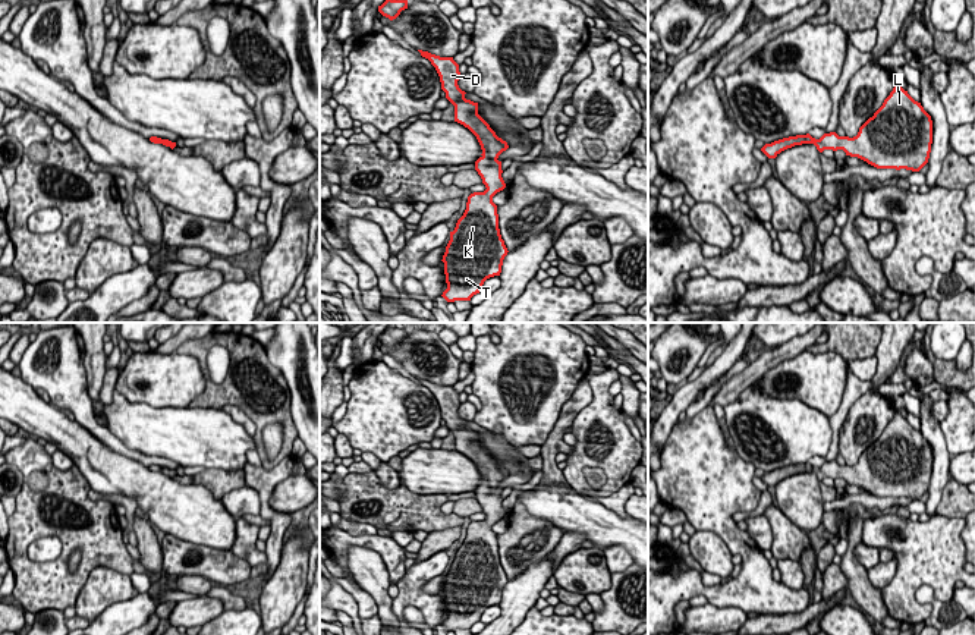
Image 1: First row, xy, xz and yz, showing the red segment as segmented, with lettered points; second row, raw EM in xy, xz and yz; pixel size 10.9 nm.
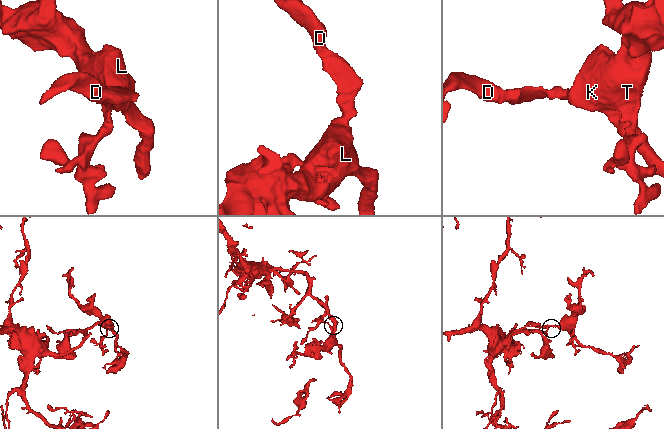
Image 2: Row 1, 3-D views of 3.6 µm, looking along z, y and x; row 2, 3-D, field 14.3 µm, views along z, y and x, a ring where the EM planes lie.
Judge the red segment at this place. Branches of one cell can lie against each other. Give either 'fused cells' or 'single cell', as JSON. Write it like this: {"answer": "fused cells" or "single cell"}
{"answer": "single cell"}

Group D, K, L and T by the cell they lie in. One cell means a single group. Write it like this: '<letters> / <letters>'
D K L T

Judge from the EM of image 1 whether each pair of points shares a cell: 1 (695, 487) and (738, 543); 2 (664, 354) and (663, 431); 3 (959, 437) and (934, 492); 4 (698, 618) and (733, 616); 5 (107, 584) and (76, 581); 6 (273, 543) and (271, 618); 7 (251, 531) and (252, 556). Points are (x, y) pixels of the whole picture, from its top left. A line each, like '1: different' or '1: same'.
1: same
2: different
3: different
4: same
5: different
6: different
7: same

